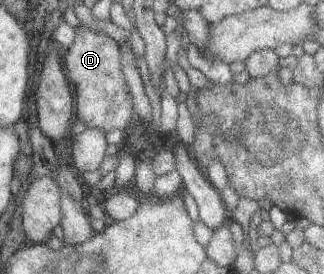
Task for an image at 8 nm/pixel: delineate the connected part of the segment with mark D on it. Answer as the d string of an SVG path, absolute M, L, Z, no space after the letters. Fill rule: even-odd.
M81 25L74 30L73 41L63 55L63 71L65 71L65 77L67 77L66 82L75 85L75 118L79 117L87 128L97 128L103 133L113 129L126 131L131 125L129 120L133 115L134 105L120 68L118 43L109 36L94 32Z

